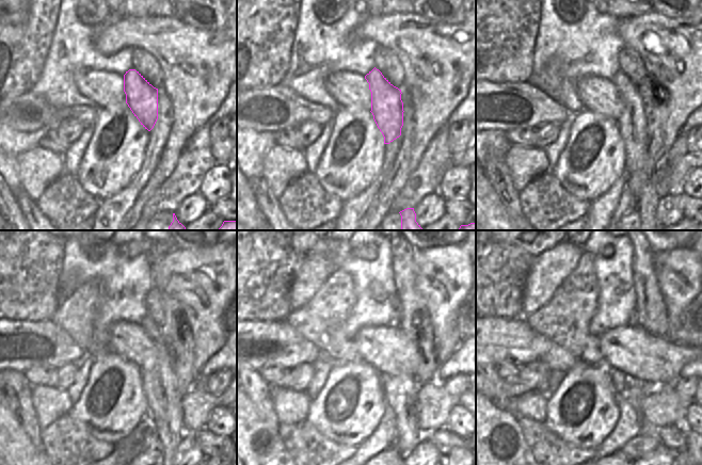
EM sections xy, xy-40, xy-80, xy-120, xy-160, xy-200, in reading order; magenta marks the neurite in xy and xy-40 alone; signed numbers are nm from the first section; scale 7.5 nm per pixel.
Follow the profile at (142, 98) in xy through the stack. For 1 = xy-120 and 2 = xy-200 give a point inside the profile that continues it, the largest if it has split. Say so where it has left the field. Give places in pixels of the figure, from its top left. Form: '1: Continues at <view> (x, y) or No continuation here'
1: Continues at xy-120 (163, 398)
2: Continues at xy-200 (635, 389).

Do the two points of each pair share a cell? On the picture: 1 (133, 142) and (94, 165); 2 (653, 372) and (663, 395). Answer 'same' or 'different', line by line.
1: same
2: different

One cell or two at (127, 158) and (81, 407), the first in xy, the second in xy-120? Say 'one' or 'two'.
one

